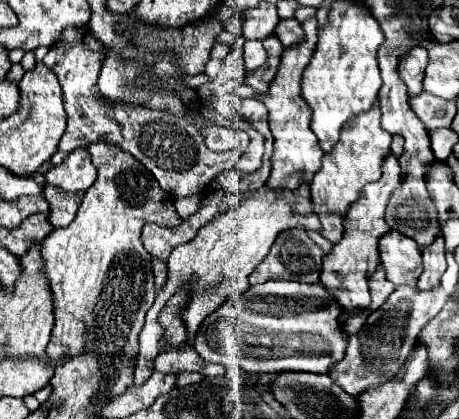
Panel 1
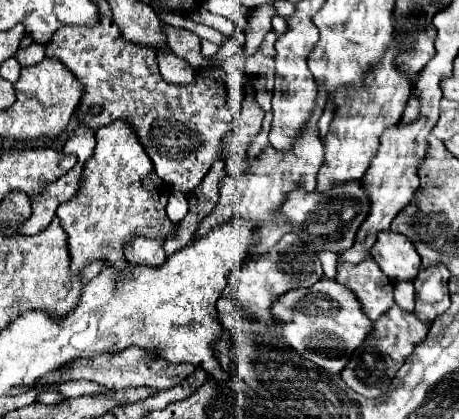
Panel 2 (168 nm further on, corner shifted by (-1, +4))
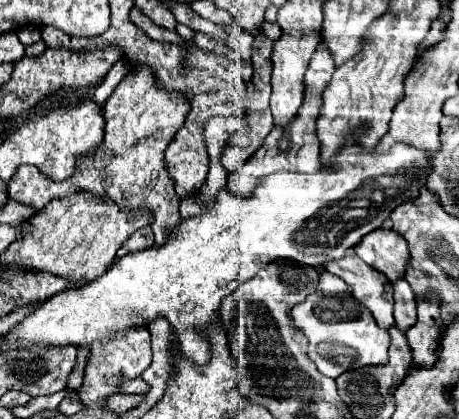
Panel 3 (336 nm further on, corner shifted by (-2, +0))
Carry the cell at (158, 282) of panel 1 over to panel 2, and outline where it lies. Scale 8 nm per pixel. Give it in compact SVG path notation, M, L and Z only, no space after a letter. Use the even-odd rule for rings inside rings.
M137 236L133 240L131 246L127 246L125 254L127 254L127 260L131 264L139 264L139 266L153 266L153 268L159 268L165 264L165 254L163 254L163 248L161 248L163 242L159 242L157 238L141 238Z

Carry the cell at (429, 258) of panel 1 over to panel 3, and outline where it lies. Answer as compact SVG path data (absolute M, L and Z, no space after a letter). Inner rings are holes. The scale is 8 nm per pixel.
M418 302L418 322L406 330L408 346L412 350L410 370L436 364L436 334L440 334L440 310L430 302Z

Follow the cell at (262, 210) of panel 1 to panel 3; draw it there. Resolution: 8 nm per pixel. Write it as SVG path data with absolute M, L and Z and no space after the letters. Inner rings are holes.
M320 44L310 60L310 66L304 74L304 102L298 110L298 114L292 118L288 126L274 126L272 132L264 138L264 144L250 156L250 160L236 170L234 174L228 176L228 188L238 194L238 196L248 196L254 188L260 176L272 174L276 170L290 170L290 172L304 172L304 174L314 174L316 170L322 168L320 162L320 140L316 136L316 120L320 116L320 102L322 102L322 92L326 84L330 82L336 66L332 62L330 50Z

